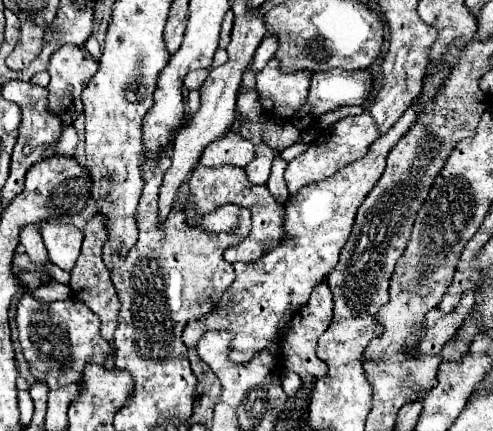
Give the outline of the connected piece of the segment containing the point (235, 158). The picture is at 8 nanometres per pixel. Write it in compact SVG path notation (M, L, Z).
M242 116L235 120L228 136L224 136L224 140L216 140L216 142L208 144L208 148L204 148L204 152L200 156L202 166L230 164L236 168L246 168L250 164L250 160L254 158L254 148L250 146L248 140L240 138L240 134L238 134L238 126L242 120Z

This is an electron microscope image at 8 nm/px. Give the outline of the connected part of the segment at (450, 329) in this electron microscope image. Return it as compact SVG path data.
M468 290L464 292L456 310L452 310L450 314L432 308L426 314L426 332L422 336L422 346L418 346L418 354L440 354L444 344L452 340L452 336L458 332L462 320L468 316L472 306L474 306L474 292Z

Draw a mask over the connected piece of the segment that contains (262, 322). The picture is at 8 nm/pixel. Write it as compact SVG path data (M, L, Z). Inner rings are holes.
M452 46L448 50L448 54L444 56L444 62L438 66L436 74L426 78L424 90L422 90L422 96L418 98L418 102L404 112L404 116L388 130L388 134L380 136L370 146L368 154L362 160L344 166L336 176L322 180L320 184L310 184L308 188L302 188L296 194L296 200L290 198L286 202L284 230L290 236L290 240L276 246L274 250L270 250L266 256L262 256L256 262L250 262L250 264L236 262L234 264L236 280L234 280L232 288L228 288L228 292L224 292L220 304L216 304L216 308L210 314L202 316L200 320L190 322L184 328L182 340L188 348L196 348L196 342L198 342L200 334L204 334L204 330L232 330L234 338L230 342L230 360L244 364L244 362L252 360L252 356L256 356L268 344L272 344L272 340L276 336L276 328L280 326L280 320L284 318L284 314L288 310L306 306L310 292L322 280L326 280L326 276L338 264L338 254L350 236L350 230L352 230L352 224L356 218L356 210L364 202L368 192L374 188L374 184L380 180L380 176L386 168L386 156L388 156L390 148L402 138L402 134L408 132L408 128L412 126L412 122L418 116L420 104L424 104L424 100L430 100L438 92L440 82L444 82L444 78L448 76L448 70L458 60L458 54L460 54L458 46Z

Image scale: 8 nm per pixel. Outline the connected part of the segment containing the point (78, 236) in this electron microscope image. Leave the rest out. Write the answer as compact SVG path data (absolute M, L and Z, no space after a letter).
M44 224L42 226L44 246L48 250L48 258L58 268L70 272L80 256L82 246L82 230L72 224Z

